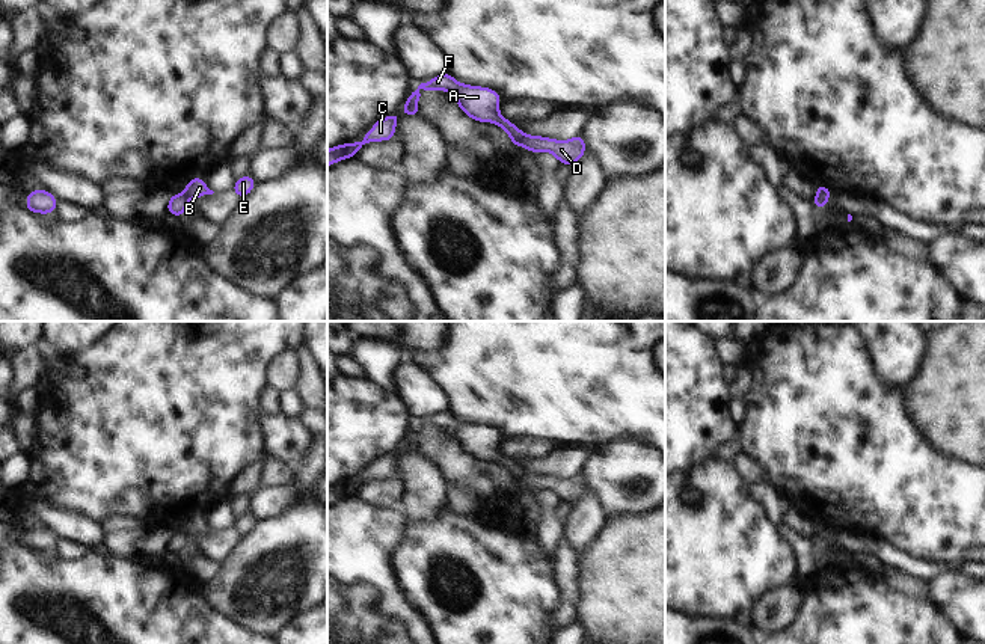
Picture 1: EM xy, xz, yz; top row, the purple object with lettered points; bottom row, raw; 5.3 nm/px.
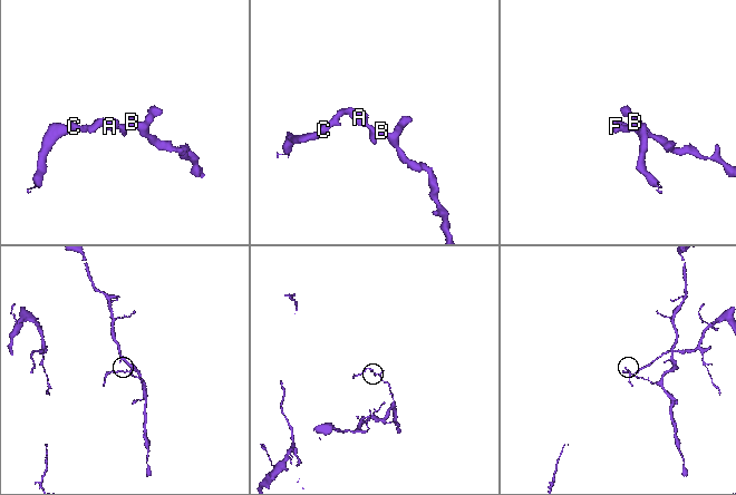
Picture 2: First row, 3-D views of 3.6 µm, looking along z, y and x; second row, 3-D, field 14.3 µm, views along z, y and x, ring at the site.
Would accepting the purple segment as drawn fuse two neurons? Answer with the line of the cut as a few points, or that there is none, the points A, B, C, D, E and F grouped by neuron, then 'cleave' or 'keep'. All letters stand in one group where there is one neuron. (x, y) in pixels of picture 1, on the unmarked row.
cut in xz along (524, 471), (519, 483); A C F / B D E; cleave

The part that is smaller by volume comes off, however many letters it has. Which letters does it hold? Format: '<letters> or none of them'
A, C, F

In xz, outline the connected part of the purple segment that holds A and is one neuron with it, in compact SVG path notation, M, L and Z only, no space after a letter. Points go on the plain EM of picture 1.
M450 410L439 412L406 434L406 443L401 449L377 457L374 465L362 474L362 480L348 480L327 487L327 505L341 498L353 496L367 481L395 478L395 465L400 452L418 454L419 452L419 428L442 428L451 430L456 436L459 446L475 460L492 460L502 466L513 481L513 486L520 484L523 468L517 466L513 458L505 457L499 451L501 433L498 428L459 421Z

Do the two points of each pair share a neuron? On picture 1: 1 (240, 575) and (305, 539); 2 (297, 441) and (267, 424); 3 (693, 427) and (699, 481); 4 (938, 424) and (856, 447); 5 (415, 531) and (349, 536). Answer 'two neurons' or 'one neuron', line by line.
1: one neuron
2: one neuron
3: two neurons
4: two neurons
5: two neurons

